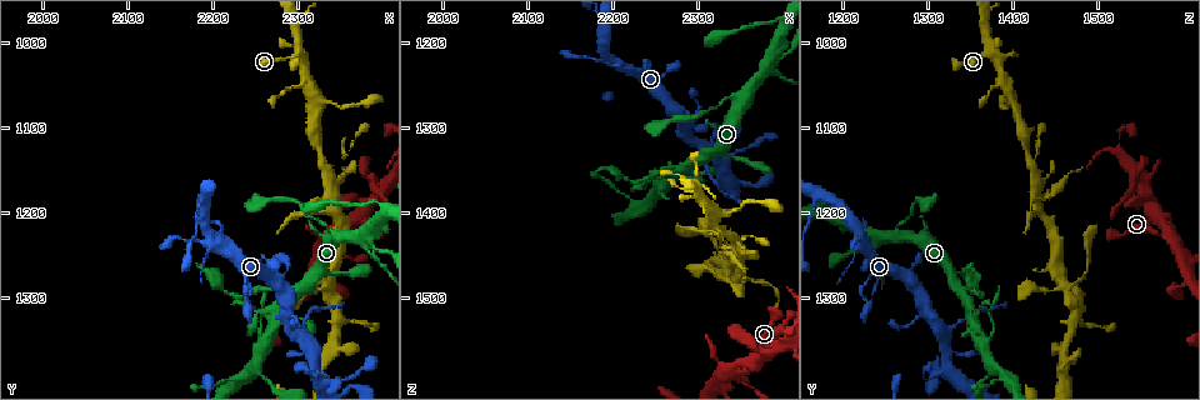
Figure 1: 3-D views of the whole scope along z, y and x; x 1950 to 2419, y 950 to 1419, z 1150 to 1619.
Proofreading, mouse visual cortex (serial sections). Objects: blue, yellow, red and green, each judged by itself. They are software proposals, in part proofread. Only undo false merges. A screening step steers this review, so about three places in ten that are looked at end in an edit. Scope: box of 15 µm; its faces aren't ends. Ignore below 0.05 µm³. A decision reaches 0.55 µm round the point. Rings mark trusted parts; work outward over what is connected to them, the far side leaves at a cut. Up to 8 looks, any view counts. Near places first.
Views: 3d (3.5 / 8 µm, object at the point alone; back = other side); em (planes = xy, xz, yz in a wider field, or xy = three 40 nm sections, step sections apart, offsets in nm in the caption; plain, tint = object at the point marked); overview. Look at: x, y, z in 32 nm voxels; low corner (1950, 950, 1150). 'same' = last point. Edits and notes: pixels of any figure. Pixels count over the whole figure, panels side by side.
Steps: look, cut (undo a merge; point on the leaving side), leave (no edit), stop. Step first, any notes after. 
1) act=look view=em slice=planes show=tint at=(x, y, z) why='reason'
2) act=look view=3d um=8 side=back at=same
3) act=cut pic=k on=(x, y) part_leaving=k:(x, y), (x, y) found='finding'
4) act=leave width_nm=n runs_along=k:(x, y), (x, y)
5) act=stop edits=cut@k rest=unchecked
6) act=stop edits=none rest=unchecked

act=look view=3d um=8 at=(2395, 1175, 1545) why='abrupt turn'

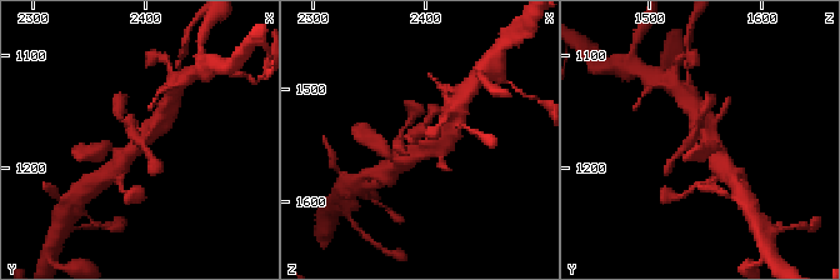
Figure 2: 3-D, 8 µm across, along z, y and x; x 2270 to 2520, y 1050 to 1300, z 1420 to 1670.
act=look view=3d um=3.5 side=back at=(2394, 1176, 1542)

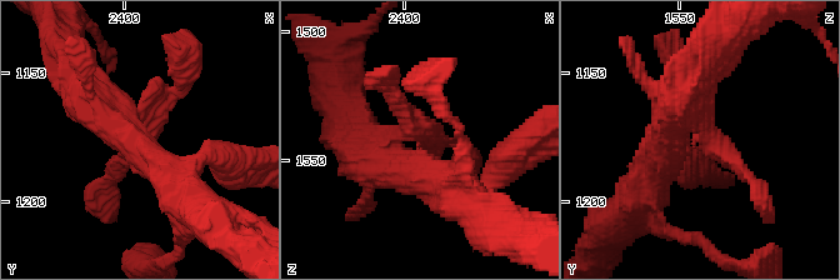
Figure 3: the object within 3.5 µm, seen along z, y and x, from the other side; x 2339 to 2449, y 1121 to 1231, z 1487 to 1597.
act=look view=em slice=xy step=1 show=tint at=(2395, 1176, 1542)

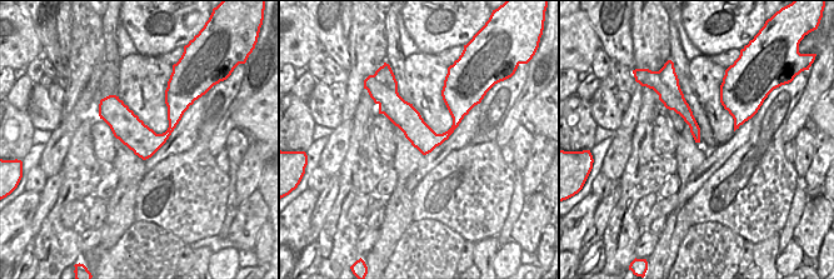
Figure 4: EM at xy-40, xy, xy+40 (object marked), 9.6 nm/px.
act=leave width_nm=260 runs_along=4:(391, 94), (425, 136), (444, 136), (464, 111) found='continuous, no second cell'

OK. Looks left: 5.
act=look view=3d um=3.5 at=(2340, 1235, 1590) why='three arms meet'

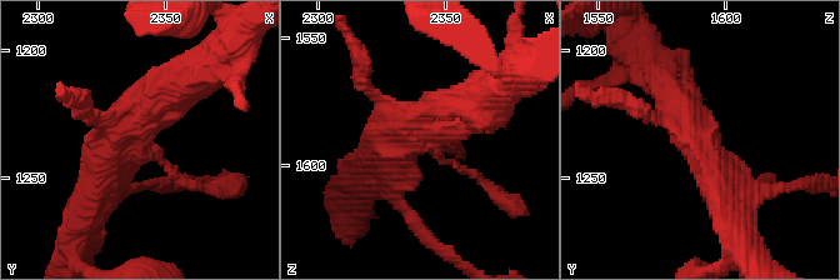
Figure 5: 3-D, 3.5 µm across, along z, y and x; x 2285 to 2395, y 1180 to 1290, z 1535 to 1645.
act=leave runs_along=5:(195, 80), (106, 153), (95, 191) found='one cell here'

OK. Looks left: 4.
act=look view=3d um=8 at=(2335, 1150, 1425) why='abrupt turn'

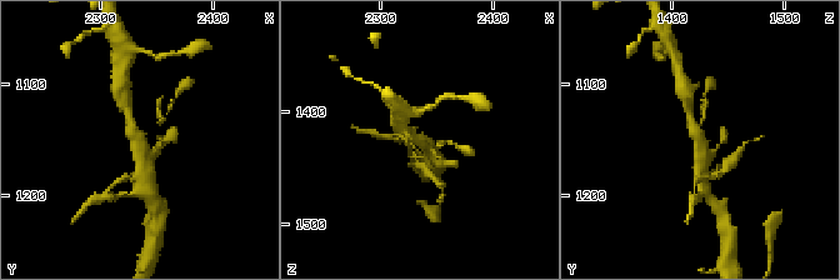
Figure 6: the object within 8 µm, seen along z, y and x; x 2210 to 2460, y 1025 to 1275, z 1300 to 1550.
act=look view=3d um=3.5 at=(2330, 1148, 1426)

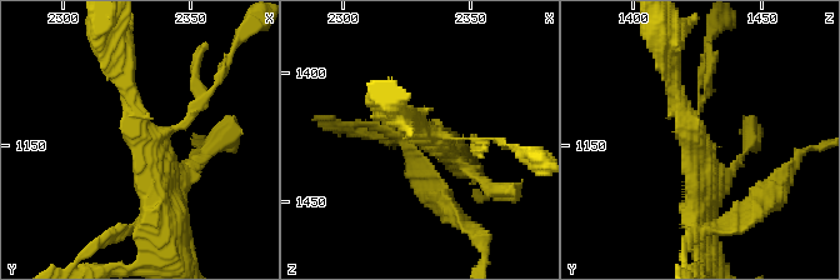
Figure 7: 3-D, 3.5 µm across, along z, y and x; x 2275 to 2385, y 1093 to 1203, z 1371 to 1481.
act=look view=em slice=xy step=3 show=tint at=(2331, 1149, 1425)

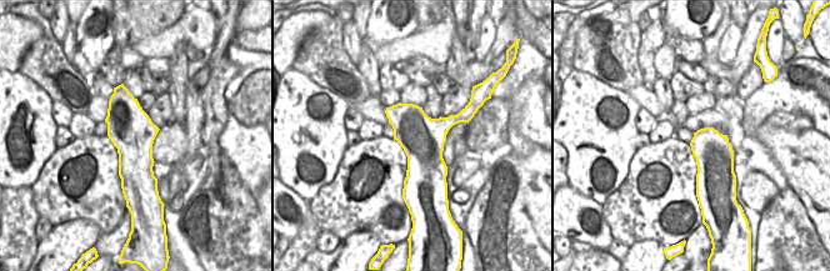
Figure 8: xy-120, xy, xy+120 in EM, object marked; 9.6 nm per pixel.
act=leave arms=4 arm_widths_nm=100,200,200,350 runs_along=7:(118, 69), (155, 164), (163, 223) found='one cell here'

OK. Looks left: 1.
act=stop edits=none rest=unchecked

